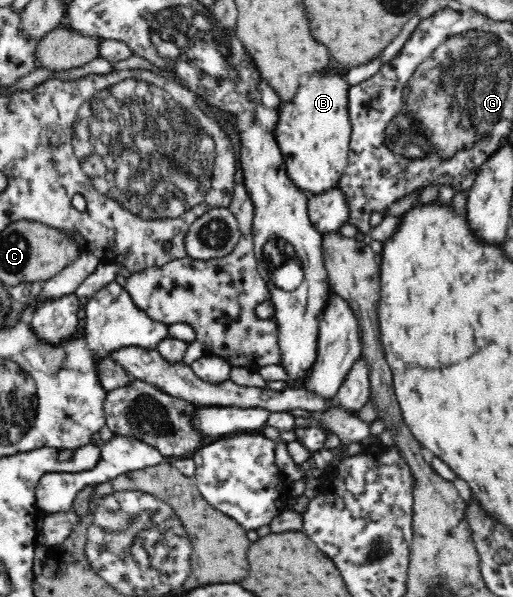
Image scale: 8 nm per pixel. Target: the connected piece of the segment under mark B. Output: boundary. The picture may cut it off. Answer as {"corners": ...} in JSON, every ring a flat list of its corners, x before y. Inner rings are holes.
{"corners":[[332,67,324,73,315,73,307,81,302,82,291,101,284,102,279,112,279,121,275,125,273,137,280,147,280,152,285,160,286,172,289,179,308,195,325,193,333,187,338,187,345,168,348,164,348,151,350,148,350,135,352,126,348,114,348,89,344,78,344,71]]}

